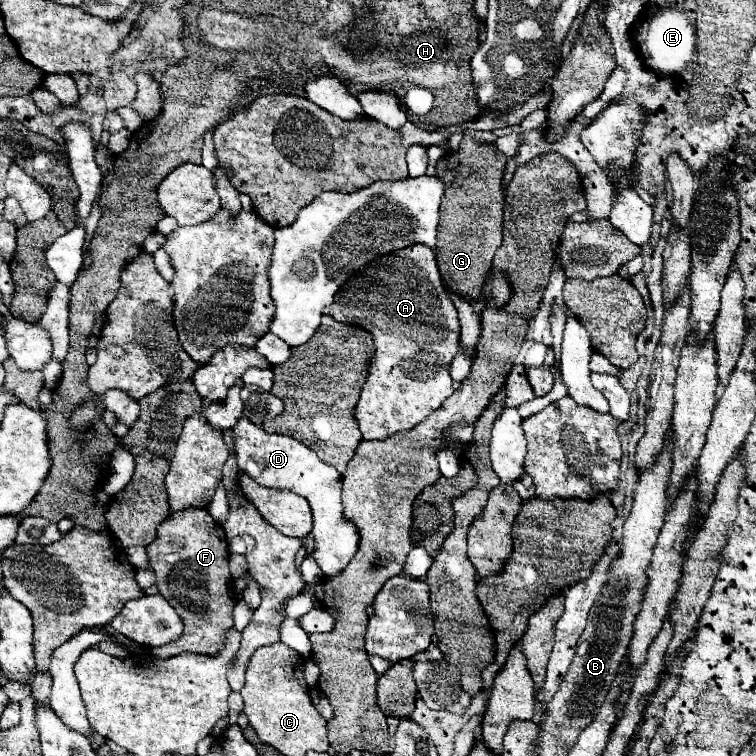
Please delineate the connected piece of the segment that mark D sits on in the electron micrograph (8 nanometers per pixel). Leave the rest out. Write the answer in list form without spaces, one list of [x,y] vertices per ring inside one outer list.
[[[244,416],[238,418],[236,426],[230,432],[240,472],[254,478],[260,486],[290,490],[308,500],[314,516],[314,560],[326,576],[338,574],[358,548],[358,530],[352,522],[344,520],[342,514],[342,474],[336,472],[336,468],[332,468],[330,464],[322,462],[304,442],[282,434],[266,434],[260,426]]]

